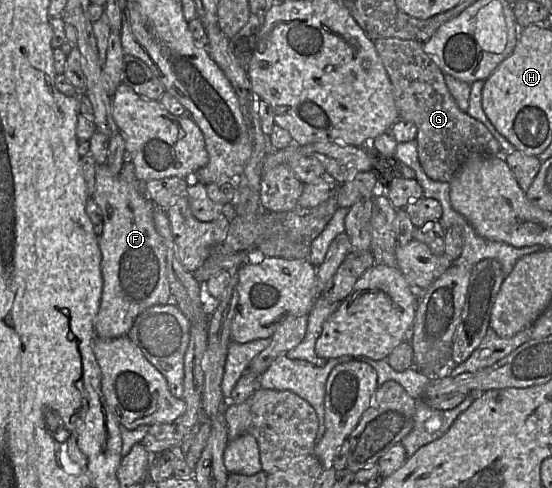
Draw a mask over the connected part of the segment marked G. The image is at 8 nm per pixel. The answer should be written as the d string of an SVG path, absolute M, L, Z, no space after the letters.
M399 38L374 41L376 51L393 87L399 119L413 122L417 127L417 153L426 175L440 182L450 182L471 153L503 156L499 142L479 120L457 106L439 66L422 49L422 43Z

